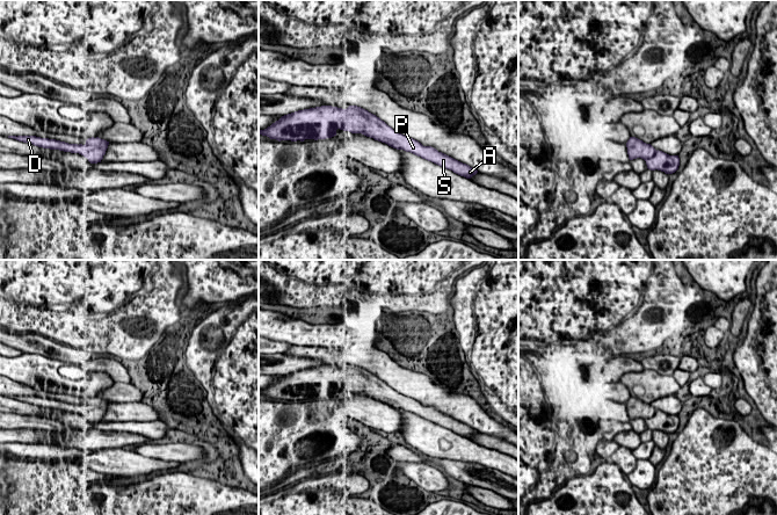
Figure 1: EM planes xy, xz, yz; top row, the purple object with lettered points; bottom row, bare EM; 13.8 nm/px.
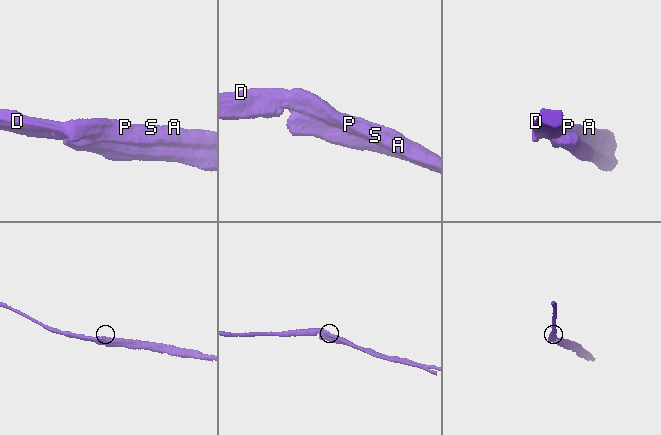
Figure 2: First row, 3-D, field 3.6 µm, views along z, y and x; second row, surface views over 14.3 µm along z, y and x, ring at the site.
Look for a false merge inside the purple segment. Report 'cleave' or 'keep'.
cleave

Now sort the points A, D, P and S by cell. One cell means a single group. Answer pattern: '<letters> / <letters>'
A P S / D

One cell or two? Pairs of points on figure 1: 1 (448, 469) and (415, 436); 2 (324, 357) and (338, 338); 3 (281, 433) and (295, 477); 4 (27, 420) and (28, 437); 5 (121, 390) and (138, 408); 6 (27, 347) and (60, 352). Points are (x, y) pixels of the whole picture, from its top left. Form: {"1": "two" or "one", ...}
{"1": "two", "2": "two", "3": "two", "4": "two", "5": "two", "6": "one"}

